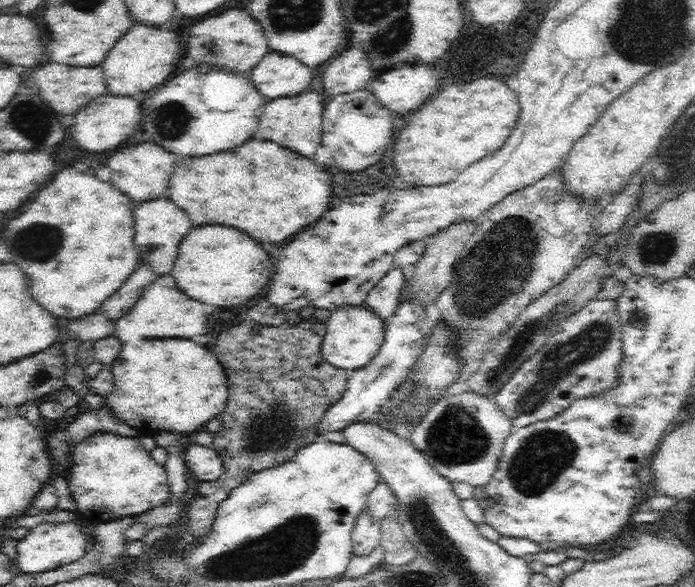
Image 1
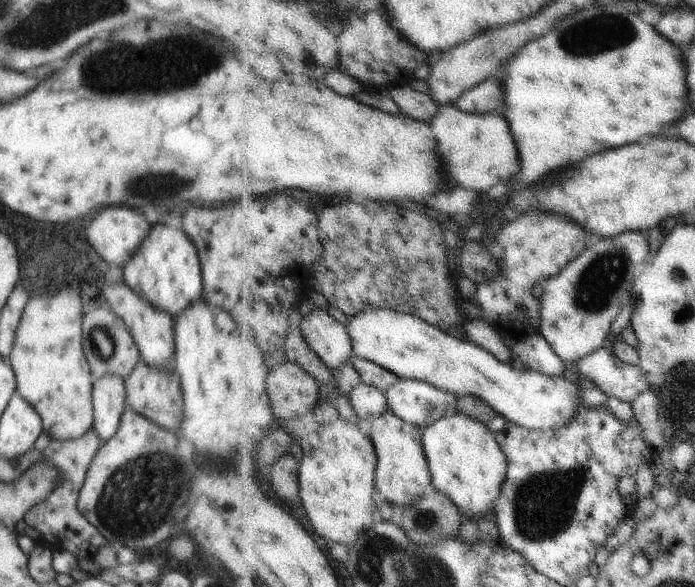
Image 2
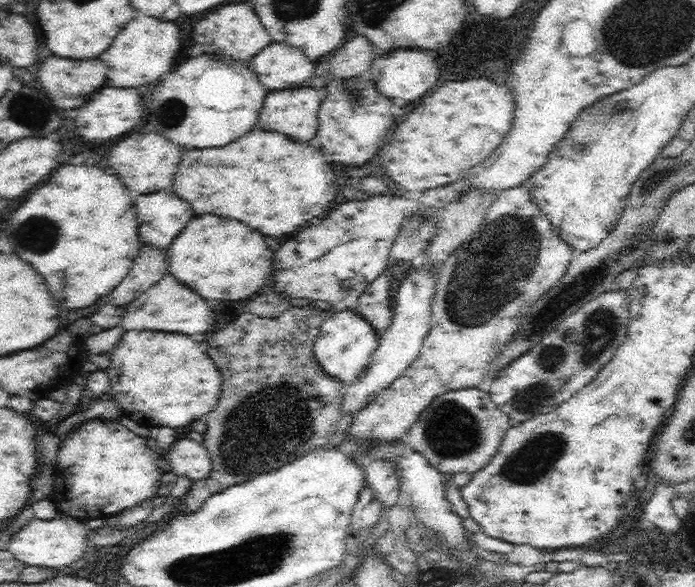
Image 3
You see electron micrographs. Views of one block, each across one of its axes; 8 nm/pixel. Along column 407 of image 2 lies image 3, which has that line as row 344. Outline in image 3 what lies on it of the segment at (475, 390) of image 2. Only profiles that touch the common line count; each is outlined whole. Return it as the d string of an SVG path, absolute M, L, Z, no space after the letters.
M344 310L336 314L332 312L331 317L322 323L313 344L312 354L321 370L347 389L355 386L354 384L362 378L378 343L374 331L356 310Z

